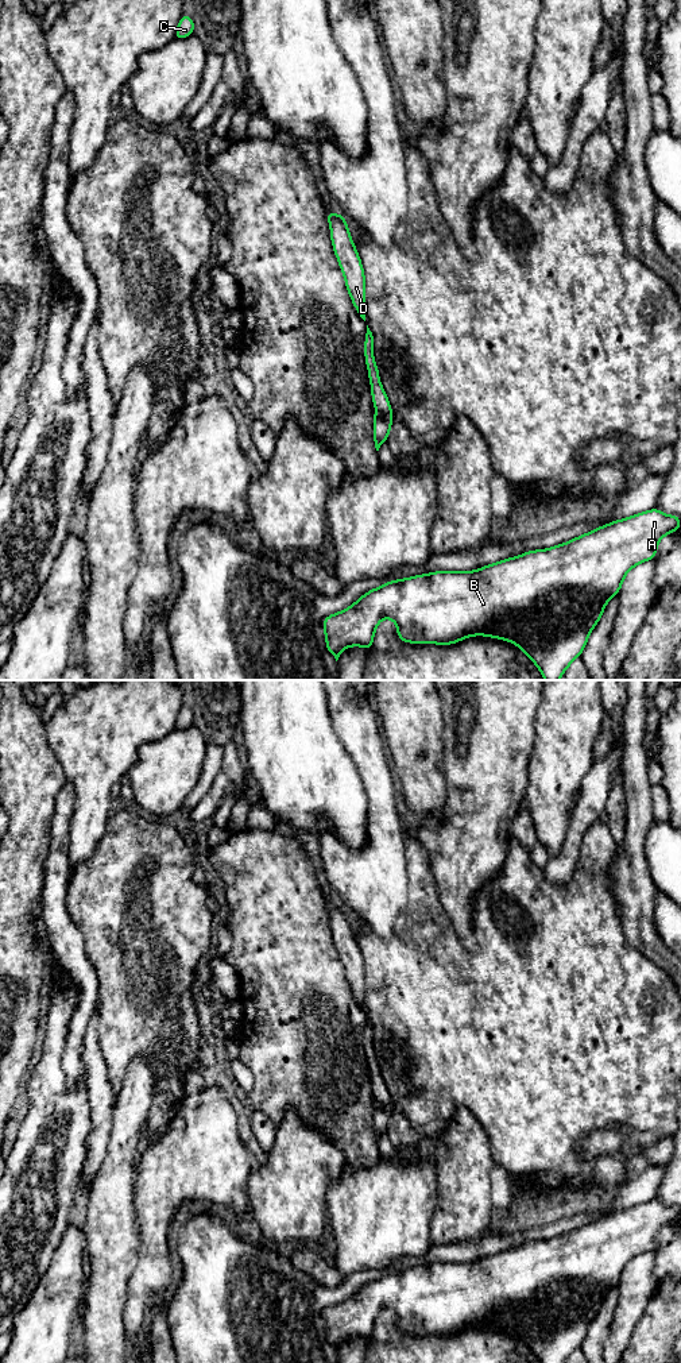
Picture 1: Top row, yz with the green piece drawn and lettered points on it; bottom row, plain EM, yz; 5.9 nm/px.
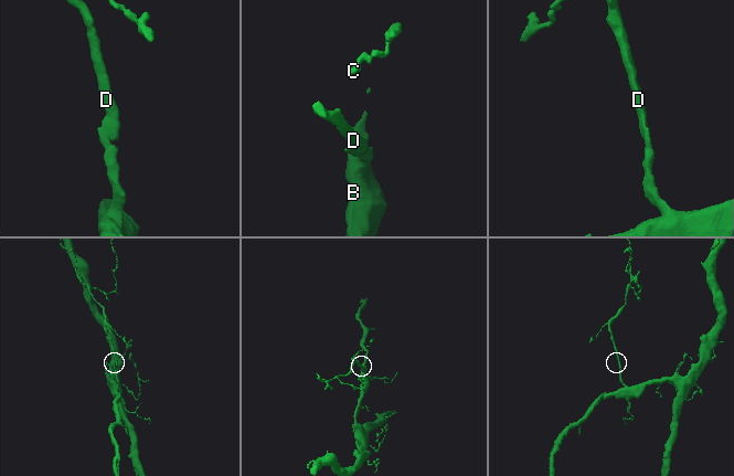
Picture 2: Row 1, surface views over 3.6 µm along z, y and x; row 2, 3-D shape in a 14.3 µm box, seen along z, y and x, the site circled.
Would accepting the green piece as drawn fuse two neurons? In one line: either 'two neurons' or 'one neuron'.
one neuron

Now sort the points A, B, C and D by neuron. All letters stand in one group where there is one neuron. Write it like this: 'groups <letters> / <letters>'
groups A B C D

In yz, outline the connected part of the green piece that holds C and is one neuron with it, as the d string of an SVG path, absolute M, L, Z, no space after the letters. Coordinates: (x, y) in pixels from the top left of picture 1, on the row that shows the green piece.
M183 13L179 19L175 35L173 39L187 38L194 32L194 22L193 18Z

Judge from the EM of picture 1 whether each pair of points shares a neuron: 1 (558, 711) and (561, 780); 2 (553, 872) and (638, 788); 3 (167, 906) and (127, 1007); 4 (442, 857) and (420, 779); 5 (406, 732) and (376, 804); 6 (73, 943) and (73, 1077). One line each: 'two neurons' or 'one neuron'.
1: one neuron
2: two neurons
3: one neuron
4: two neurons
5: two neurons
6: one neuron

